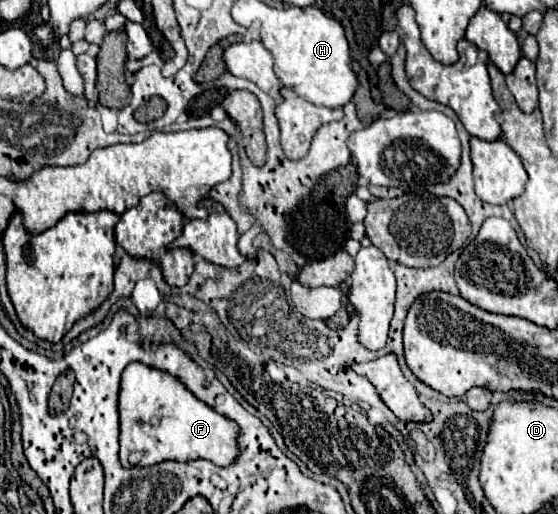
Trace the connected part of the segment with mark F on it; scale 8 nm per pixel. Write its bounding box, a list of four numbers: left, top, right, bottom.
[118,363,238,467]

